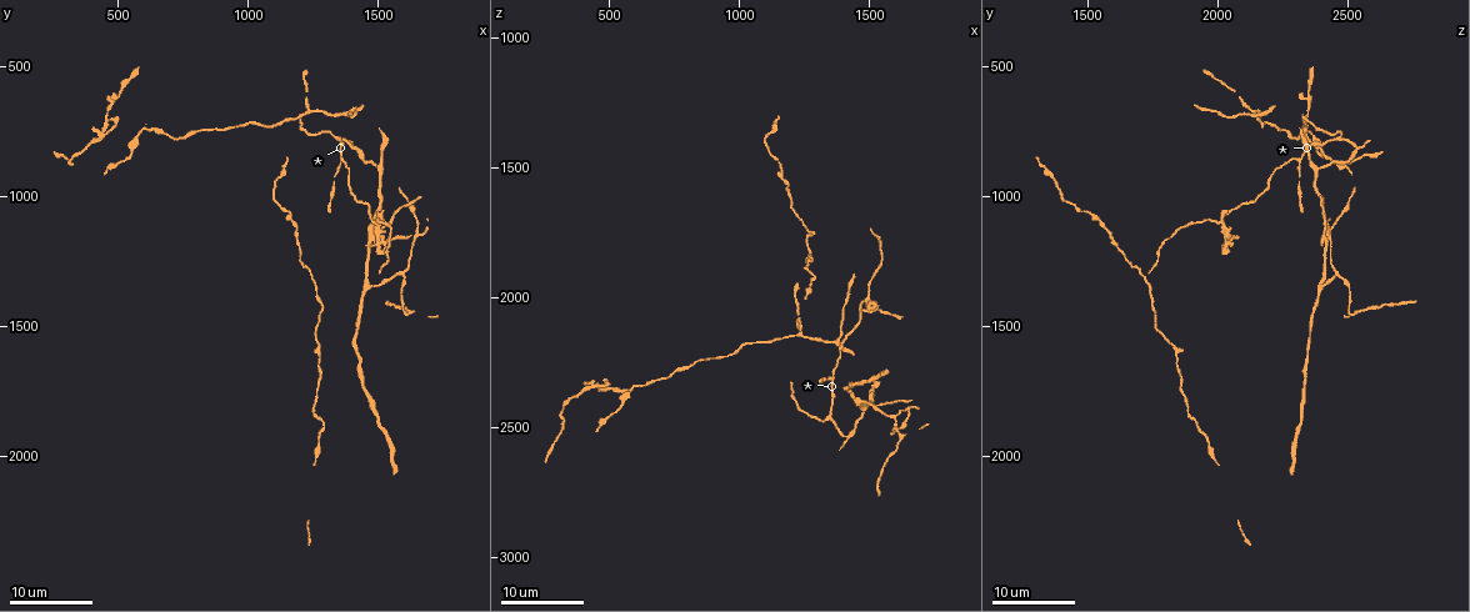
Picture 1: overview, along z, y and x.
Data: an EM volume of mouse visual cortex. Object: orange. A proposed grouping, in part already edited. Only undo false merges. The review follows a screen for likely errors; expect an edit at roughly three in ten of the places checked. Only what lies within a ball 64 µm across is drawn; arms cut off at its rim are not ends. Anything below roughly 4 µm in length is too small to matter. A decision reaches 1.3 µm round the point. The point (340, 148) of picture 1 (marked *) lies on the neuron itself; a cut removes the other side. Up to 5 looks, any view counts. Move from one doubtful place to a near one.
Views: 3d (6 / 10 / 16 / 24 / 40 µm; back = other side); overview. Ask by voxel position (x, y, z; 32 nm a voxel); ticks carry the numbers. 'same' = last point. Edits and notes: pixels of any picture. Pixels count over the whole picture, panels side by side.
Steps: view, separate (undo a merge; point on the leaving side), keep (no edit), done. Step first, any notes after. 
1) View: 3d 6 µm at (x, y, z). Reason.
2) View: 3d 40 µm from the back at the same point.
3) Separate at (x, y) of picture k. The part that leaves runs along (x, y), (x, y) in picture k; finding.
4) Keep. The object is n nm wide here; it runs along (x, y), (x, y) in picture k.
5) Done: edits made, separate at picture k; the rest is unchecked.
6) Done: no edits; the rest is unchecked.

View: 3d 16 µm at (1360, 860, 2300). Three arms meet.

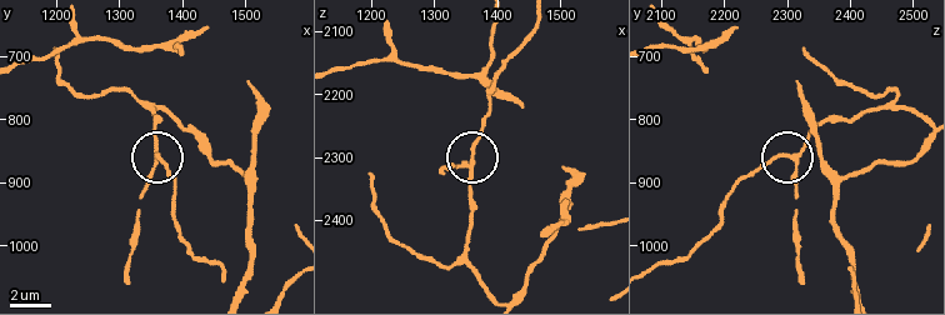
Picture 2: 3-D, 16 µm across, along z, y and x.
View: 3d 6 µm at (1360, 855, 2305).

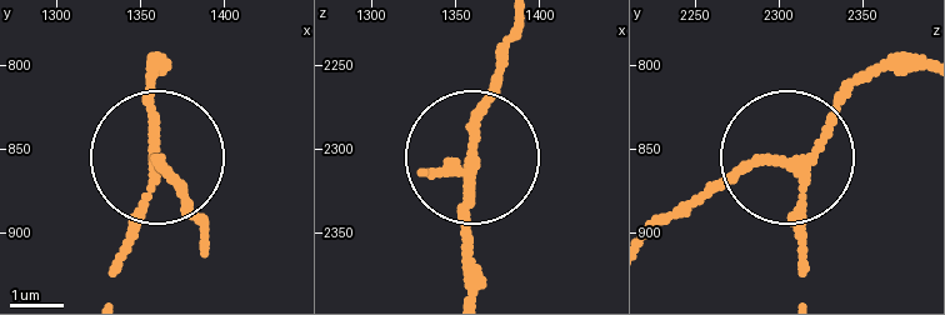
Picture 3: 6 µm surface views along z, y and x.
Keep. Continuous, no second neuron.

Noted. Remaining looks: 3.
View: 3d 16 µm at (1470, 1340, 2400). Thin arm on a thick one.

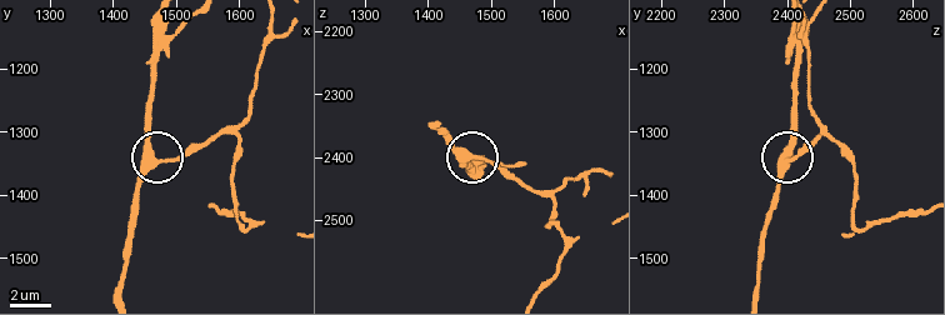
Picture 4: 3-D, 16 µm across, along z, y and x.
View: 3d 10 µm at (1465, 1345, 2400).

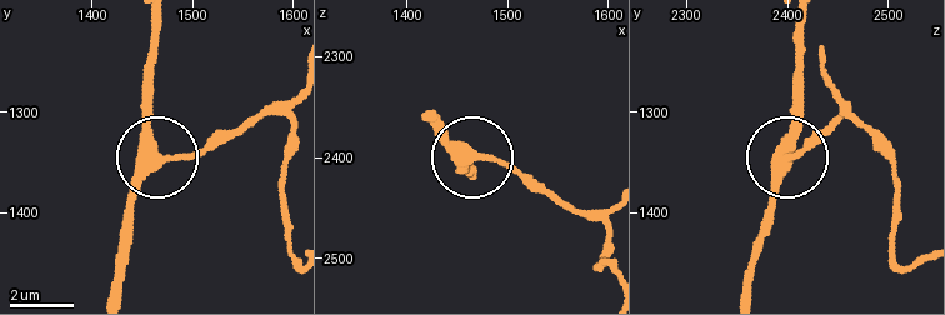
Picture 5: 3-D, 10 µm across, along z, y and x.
Keep. The side arm is 21 µm long; it runs along (803, 26), (788, 156), (816, 143) in picture 5; one neuron here.

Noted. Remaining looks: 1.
Done: no edits; the rest is unchecked.

